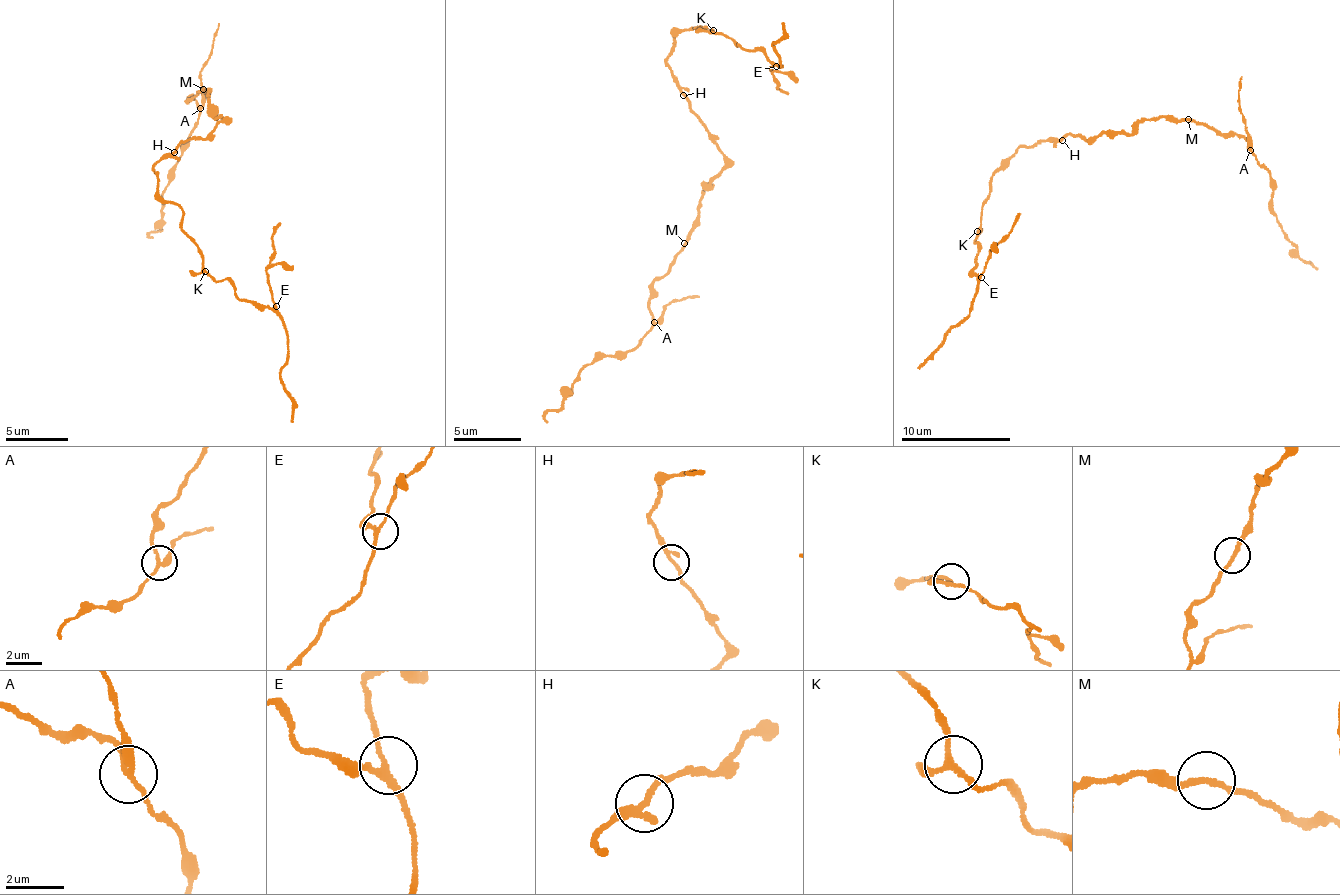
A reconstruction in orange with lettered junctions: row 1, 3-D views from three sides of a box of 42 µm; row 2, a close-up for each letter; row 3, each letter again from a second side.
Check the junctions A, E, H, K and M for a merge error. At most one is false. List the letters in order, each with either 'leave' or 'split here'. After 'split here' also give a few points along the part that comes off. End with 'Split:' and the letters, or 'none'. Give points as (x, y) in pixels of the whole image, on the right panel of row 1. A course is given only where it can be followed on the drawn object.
A: split here; course (1250, 150), (1269, 172), (1272, 212), (1281, 230), (1295, 254), (1317, 268)
E: leave
H: leave
K: leave
M: leave
Split: A

